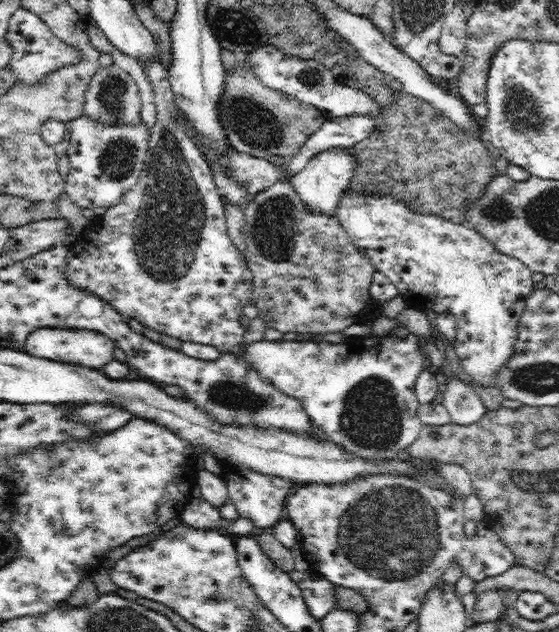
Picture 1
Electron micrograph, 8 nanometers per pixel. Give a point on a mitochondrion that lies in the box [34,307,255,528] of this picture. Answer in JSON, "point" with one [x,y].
{"point":[51,468]}

